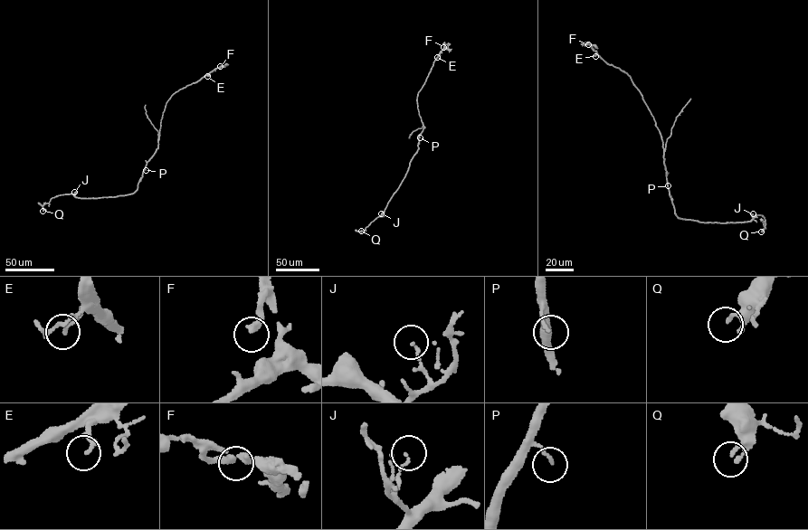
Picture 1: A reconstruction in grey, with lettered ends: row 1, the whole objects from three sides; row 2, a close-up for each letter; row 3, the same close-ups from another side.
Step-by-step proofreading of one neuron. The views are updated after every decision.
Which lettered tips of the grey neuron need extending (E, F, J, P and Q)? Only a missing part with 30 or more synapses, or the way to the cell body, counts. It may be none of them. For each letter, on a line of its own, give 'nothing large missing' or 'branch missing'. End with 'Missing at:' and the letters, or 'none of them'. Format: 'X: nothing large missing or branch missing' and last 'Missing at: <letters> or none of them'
E: nothing large missing
F: nothing large missing
J: nothing large missing
P: nothing large missing
Q: nothing large missing
Missing at: none of them

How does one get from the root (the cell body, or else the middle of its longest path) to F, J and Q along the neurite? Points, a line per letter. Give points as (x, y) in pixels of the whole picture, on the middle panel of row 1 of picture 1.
F: (419, 135), (424, 127), (417, 108), (418, 94), (443, 47)
J: (419, 135), (419, 148), (404, 177), (381, 213)
Q: (419, 135), (419, 148), (384, 212), (361, 231)

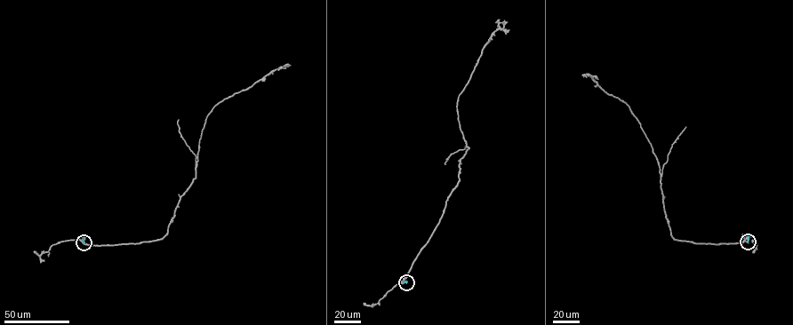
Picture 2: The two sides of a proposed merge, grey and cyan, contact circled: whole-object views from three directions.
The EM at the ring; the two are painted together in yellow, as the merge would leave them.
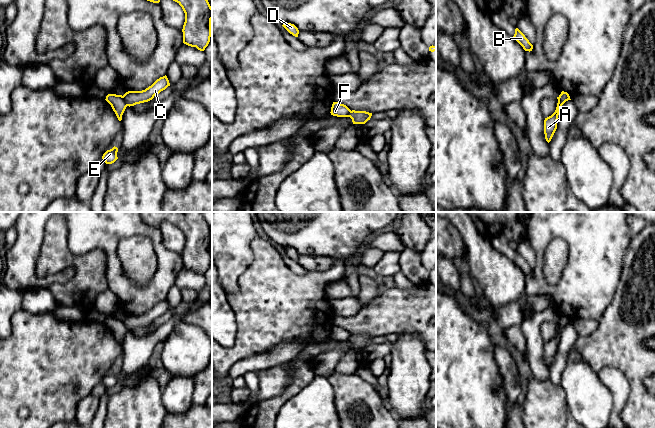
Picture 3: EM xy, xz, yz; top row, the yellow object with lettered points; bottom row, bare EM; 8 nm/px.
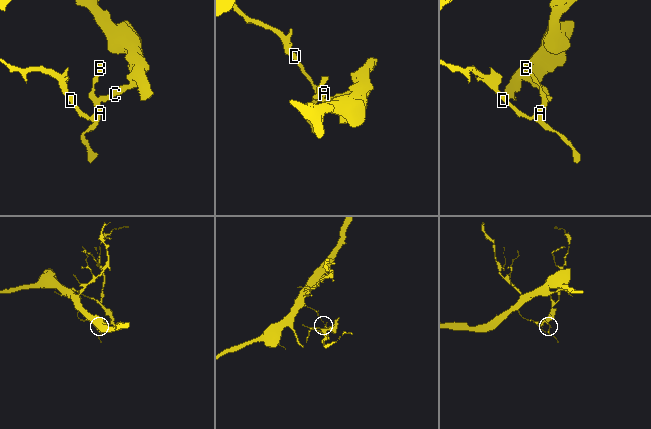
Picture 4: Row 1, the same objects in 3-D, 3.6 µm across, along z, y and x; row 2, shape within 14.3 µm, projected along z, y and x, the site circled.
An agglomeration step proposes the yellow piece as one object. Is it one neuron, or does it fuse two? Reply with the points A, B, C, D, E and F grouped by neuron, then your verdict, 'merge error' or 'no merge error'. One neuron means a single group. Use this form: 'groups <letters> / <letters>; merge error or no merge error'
groups A B D E F / C; merge error

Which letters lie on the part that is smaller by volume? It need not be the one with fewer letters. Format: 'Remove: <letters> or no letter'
Remove: C

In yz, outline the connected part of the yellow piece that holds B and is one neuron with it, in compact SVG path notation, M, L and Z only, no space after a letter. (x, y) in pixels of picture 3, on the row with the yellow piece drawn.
M518 28L515 29L515 34L513 37L523 47L525 51L532 51L533 45Z

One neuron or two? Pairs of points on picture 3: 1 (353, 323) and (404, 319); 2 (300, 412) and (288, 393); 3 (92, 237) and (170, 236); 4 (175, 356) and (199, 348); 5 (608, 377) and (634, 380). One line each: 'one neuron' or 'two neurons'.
1: one neuron
2: two neurons
3: two neurons
4: one neuron
5: two neurons

